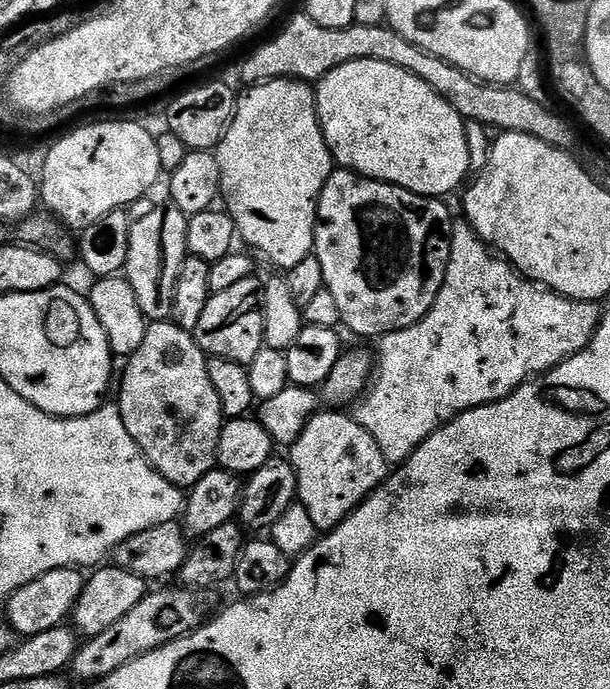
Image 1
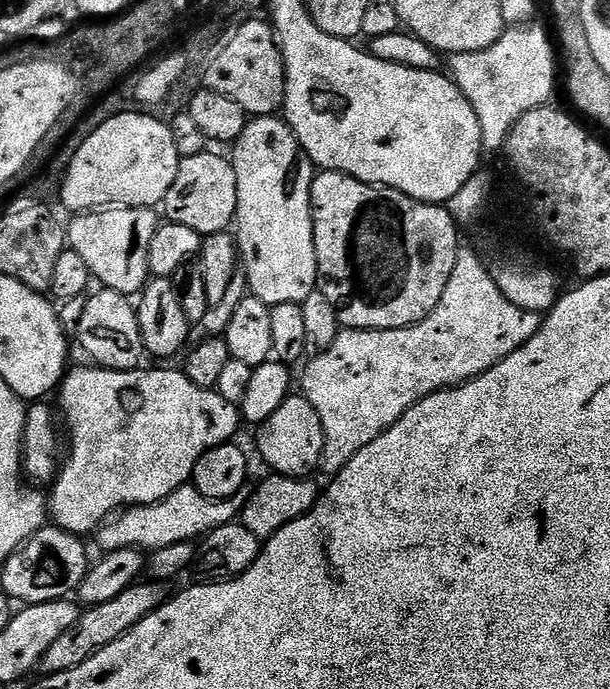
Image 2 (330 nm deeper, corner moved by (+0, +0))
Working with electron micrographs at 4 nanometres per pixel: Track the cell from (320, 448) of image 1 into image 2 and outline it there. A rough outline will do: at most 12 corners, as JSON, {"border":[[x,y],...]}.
{"border":[[303,394],[259,425],[256,448],[277,476],[320,468],[324,431]]}

